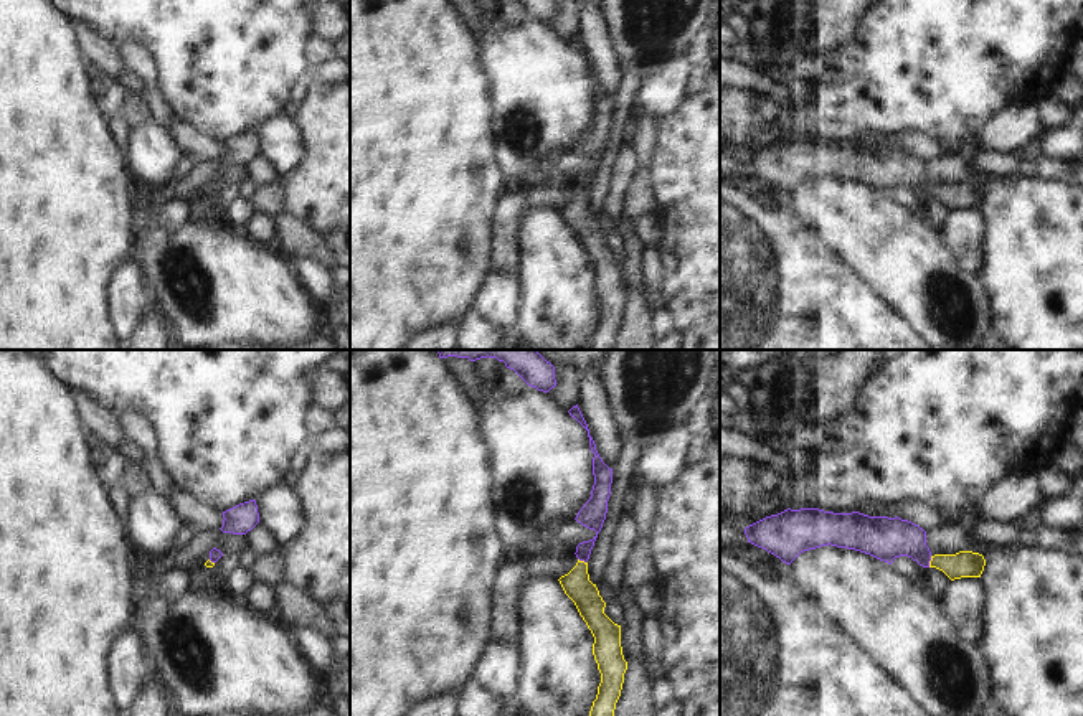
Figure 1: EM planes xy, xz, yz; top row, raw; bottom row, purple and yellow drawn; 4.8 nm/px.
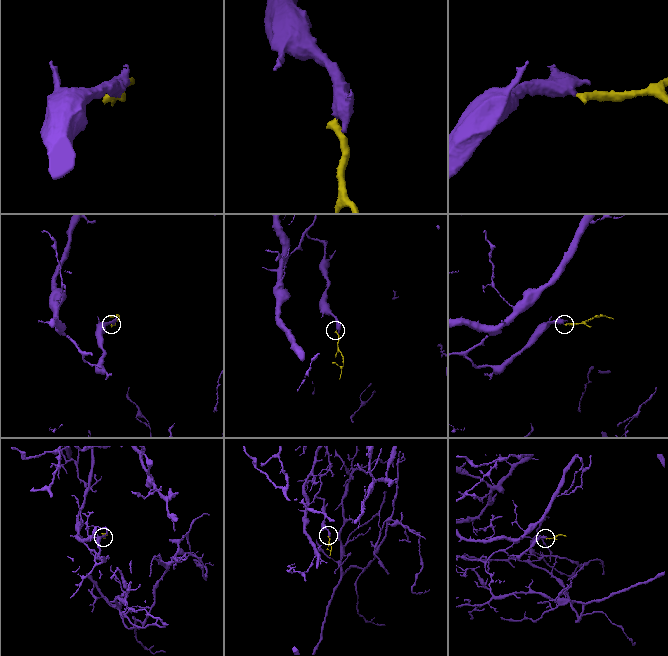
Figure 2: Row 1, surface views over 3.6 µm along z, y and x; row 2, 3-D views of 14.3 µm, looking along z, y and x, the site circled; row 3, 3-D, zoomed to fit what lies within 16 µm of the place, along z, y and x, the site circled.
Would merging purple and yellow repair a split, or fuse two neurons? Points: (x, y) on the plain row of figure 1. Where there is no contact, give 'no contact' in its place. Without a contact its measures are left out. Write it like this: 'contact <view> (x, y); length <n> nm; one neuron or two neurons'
contact yz (930, 190); length 60 nm; one neuron

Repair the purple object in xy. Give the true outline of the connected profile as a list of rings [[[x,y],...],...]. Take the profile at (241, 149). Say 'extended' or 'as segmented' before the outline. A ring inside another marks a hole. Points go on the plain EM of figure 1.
as segmented; [[[256,130],[239,134],[223,142],[223,163],[246,165],[259,153],[259,144]]]

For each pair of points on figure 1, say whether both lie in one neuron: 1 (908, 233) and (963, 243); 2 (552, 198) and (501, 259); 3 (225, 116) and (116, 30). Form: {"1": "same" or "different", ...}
{"1": "different", "2": "same", "3": "same"}

